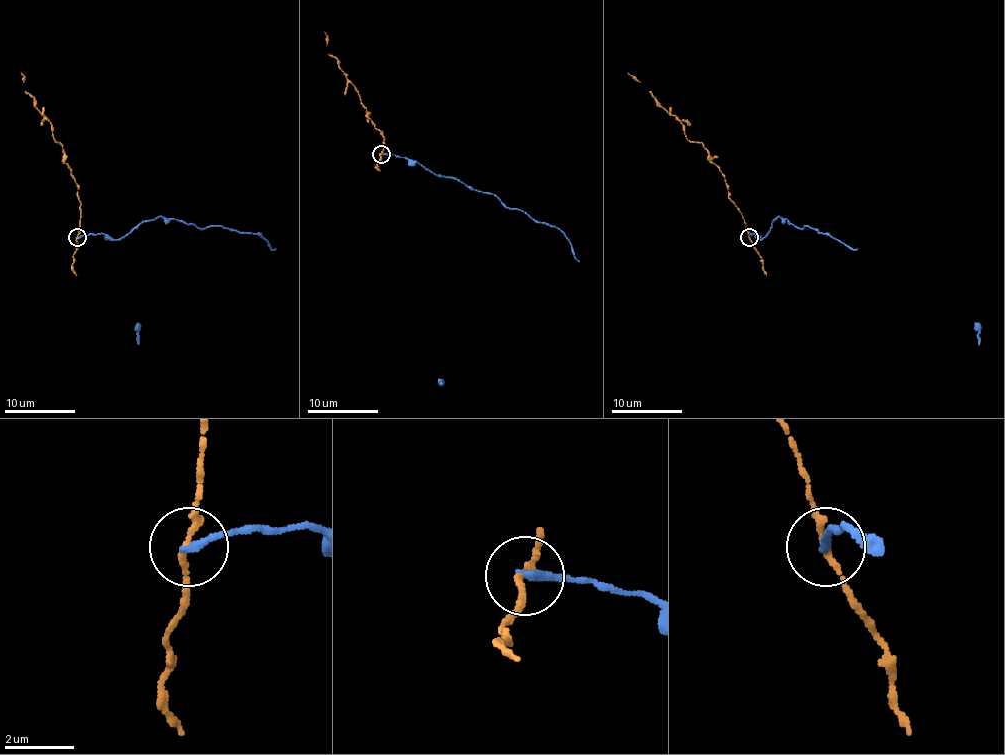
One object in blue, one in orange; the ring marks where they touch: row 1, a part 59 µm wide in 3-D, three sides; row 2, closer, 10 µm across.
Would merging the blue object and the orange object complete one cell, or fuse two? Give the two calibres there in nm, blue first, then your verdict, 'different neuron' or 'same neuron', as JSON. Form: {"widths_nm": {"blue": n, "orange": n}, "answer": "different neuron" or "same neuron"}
{"widths_nm": {"blue": 240, "orange": 160}, "answer": "different neuron"}

